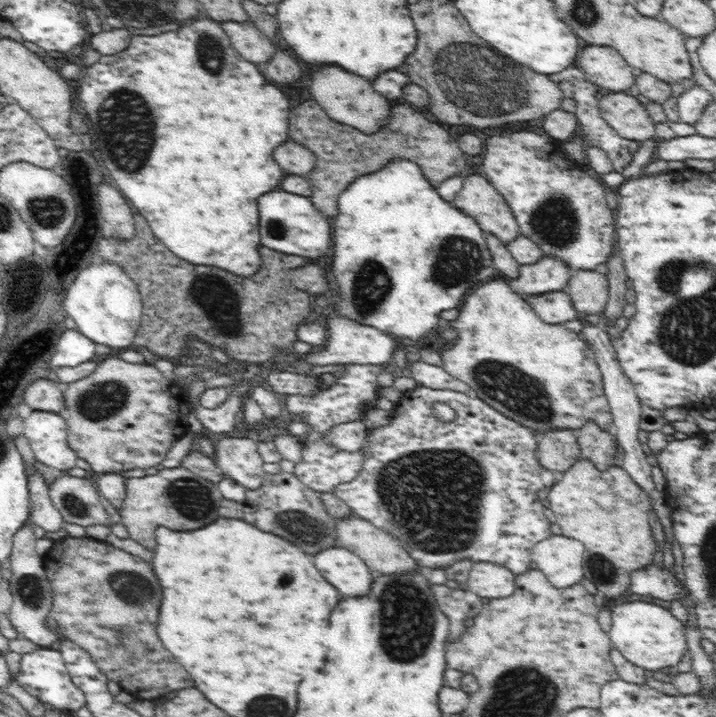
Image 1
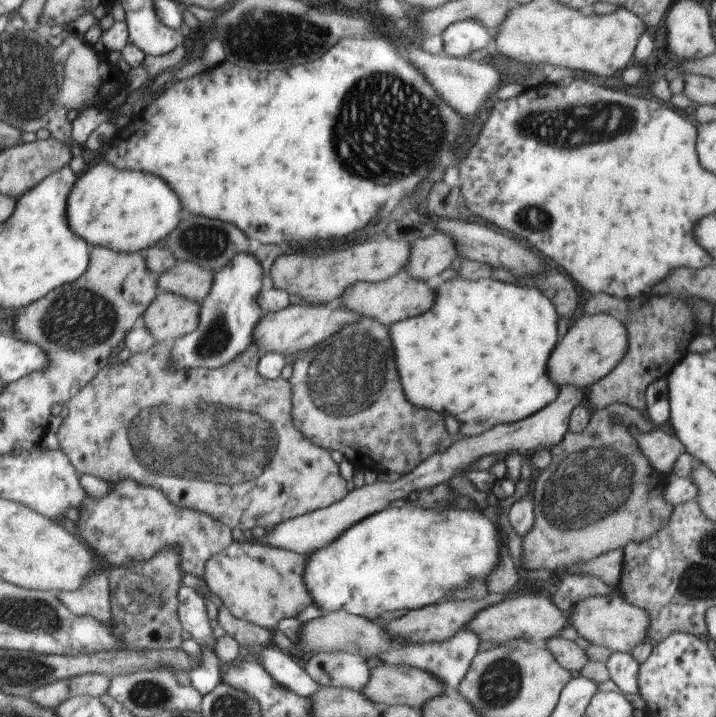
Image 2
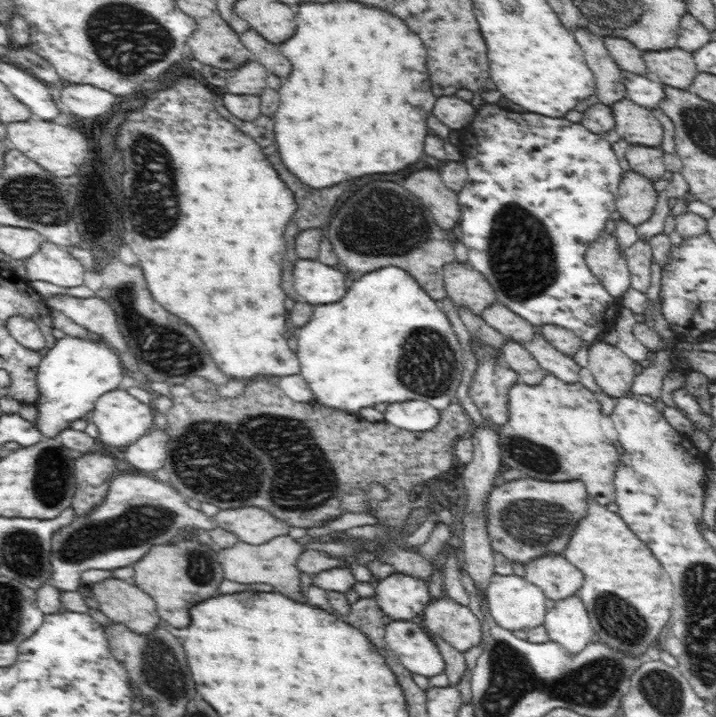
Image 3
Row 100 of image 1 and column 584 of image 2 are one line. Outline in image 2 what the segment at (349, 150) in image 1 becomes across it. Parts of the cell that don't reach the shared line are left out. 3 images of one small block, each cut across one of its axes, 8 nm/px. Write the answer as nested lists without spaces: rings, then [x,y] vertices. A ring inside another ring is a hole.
[[[592,293],[584,304],[583,316],[597,314],[617,318],[626,327],[629,345],[621,361],[606,376],[586,389],[585,403],[587,408],[592,412],[594,410],[601,411],[609,405],[620,403],[645,416],[647,403],[645,394],[649,384],[657,381],[661,376],[666,378],[674,365],[687,355],[687,348],[690,348],[691,340],[698,334],[699,327],[693,314],[692,302],[686,303],[682,298],[671,298],[658,294],[642,295],[635,299],[619,299],[606,293]]]

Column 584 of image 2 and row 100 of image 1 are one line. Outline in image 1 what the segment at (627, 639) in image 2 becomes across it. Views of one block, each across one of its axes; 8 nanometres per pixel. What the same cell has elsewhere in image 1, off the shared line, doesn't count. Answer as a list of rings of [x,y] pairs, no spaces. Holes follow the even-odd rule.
[[[604,92],[599,98],[599,109],[601,117],[625,139],[642,142],[655,138],[655,122],[635,96]]]

